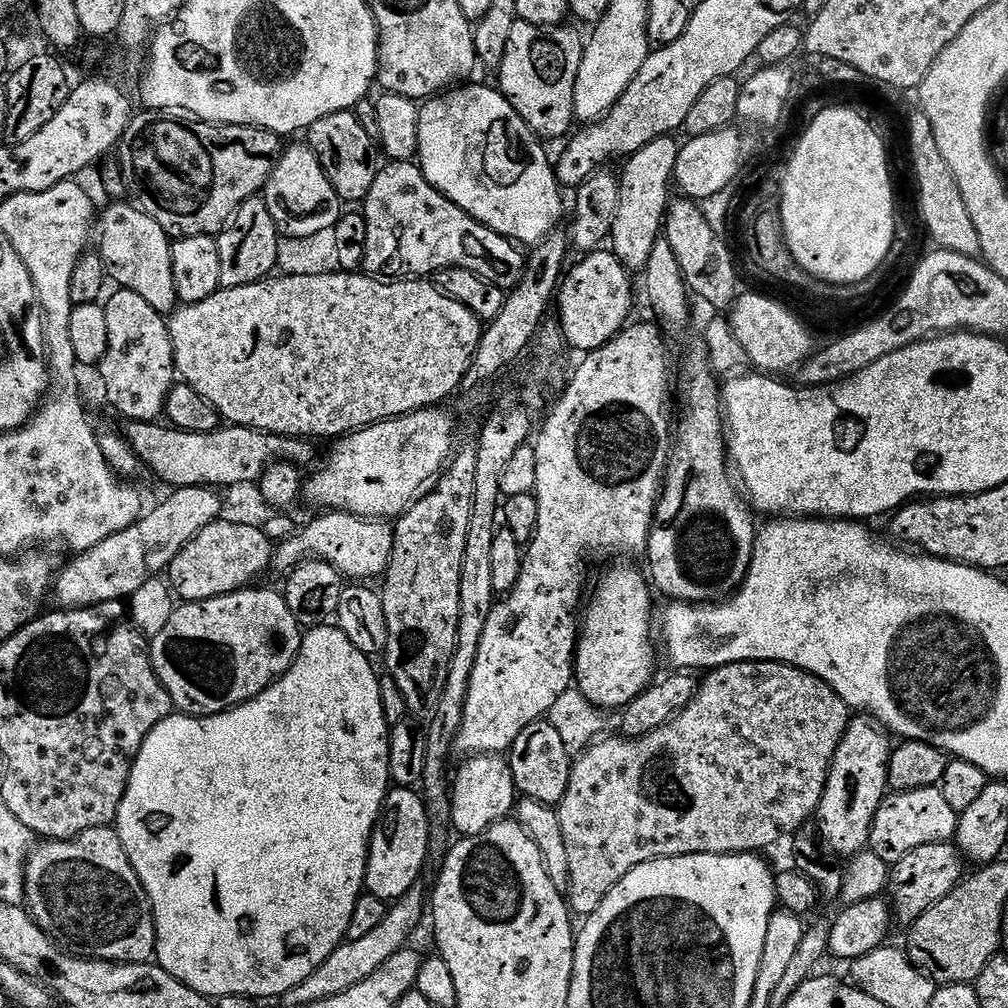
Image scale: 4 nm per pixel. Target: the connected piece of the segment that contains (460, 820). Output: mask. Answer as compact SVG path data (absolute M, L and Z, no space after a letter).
M476 754L460 768L456 776L456 789L452 792L452 824L464 836L476 836L487 832L491 824L503 820L518 803L516 779L512 777L512 765L500 754Z

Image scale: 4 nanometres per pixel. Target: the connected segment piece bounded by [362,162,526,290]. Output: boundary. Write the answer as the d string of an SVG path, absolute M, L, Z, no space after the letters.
M396 162L385 163L381 172L375 173L372 188L362 204L362 215L367 224L367 247L389 248L400 255L400 260L416 278L428 278L431 272L461 268L472 272L489 285L501 290L517 287L526 272L525 253L519 252L517 245L506 236L499 236L485 224L480 224L470 214L466 214L457 204L450 202L424 176L416 175L412 168L400 169Z

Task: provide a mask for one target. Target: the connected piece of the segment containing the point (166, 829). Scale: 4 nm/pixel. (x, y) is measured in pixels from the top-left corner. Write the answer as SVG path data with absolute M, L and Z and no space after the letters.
M337 626L337 627L336 627L336 628L335 628L335 630L333 630L333 631L332 631L332 632L312 632L312 631L311 631L311 630L308 630L308 631L305 631L305 632L304 632L304 633L303 633L303 636L302 636L302 639L301 639L301 641L300 641L300 654L299 654L299 656L297 656L297 658L296 658L296 661L294 661L294 662L293 662L293 664L292 664L292 669L291 669L291 670L290 670L290 671L288 671L288 672L286 672L286 673L284 673L284 675L283 675L283 676L281 676L281 677L280 677L280 679L279 679L279 680L277 680L277 681L276 681L276 683L274 683L274 684L271 684L271 686L269 686L269 688L268 688L268 689L266 689L266 691L265 691L265 692L259 692L259 694L257 694L257 696L256 696L256 697L255 697L255 698L254 698L254 699L253 699L253 700L250 700L250 701L248 701L248 703L247 703L247 704L241 704L241 705L239 705L239 706L237 706L237 707L235 707L235 708L233 708L233 709L231 709L231 710L229 710L229 711L227 711L227 712L225 712L225 713L223 713L223 714L220 714L220 715L217 715L217 716L216 716L216 717L215 717L215 718L197 718L197 717L195 717L195 716L190 716L190 715L187 715L187 714L169 714L169 715L167 715L167 716L165 716L165 717L163 717L163 718L162 718L162 719L160 719L160 721L159 721L159 722L158 722L158 726L154 726L154 727L153 727L153 728L152 728L152 729L151 729L151 730L150 730L150 734L149 734L149 735L148 735L148 737L147 737L147 738L146 738L146 742L142 742L142 746L141 746L141 747L140 747L140 749L139 749L139 750L138 750L138 754L137 754L137 755L136 755L136 759L135 759L135 760L133 760L133 761L132 761L132 763L131 763L131 765L130 765L130 767L129 767L129 770L128 770L128 782L127 782L127 784L125 784L125 785L124 785L124 795L123 795L123 796L121 796L121 797L120 797L120 803L119 803L119 804L117 804L117 805L116 805L116 811L115 811L115 813L114 813L114 831L115 831L115 834L116 834L116 836L117 836L117 838L119 838L119 839L120 839L120 841L121 841L121 842L122 842L122 846L123 846L123 847L124 847L124 849L125 849L125 850L126 850L126 858L130 858L130 866L131 866L131 867L132 867L132 868L133 868L133 870L134 870L134 871L136 871L136 878L137 878L137 881L138 881L138 883L139 883L139 885L140 885L140 887L141 887L141 889L142 889L142 892L143 892L143 895L144 895L144 896L145 896L145 897L146 897L146 900L147 900L147 903L148 903L148 900L149 900L149 902L150 902L150 903L152 903L152 920L153 920L153 922L154 922L154 923L156 923L156 960L157 960L157 962L158 962L158 963L160 963L160 964L161 964L161 966L162 966L162 967L164 967L164 968L161 968L161 969L163 969L163 971L164 971L164 972L165 972L165 973L167 973L167 975L169 975L169 976L171 976L171 977L172 977L172 979L174 979L174 980L178 980L178 981L180 981L180 983L181 983L181 984L185 984L185 985L186 985L186 986L187 986L187 987L188 987L188 988L190 988L190 989L192 989L192 991L194 991L194 992L197 992L197 994L198 994L198 995L199 995L199 996L202 996L202 997L205 997L205 998L217 998L217 997L216 997L216 996L253 996L253 998L254 998L254 999L256 999L256 1000L268 1000L268 999L270 999L270 998L271 998L271 996L280 996L280 998L284 998L284 997L287 997L287 995L288 995L288 993L289 993L289 992L293 992L293 990L294 990L294 989L295 989L295 988L297 988L297 987L298 987L298 985L300 985L300 984L301 984L301 983L302 983L302 982L306 982L306 978L310 978L310 974L314 974L314 973L315 973L315 972L316 972L316 971L317 971L317 970L318 970L318 966L322 966L322 962L326 962L326 958L330 958L330 954L334 954L334 950L335 950L335 949L336 949L336 948L338 948L338 947L340 947L340 945L341 945L341 944L343 944L343 943L345 943L345 940L346 940L346 937L347 937L347 934L348 934L348 927L349 927L349 926L350 926L350 922L351 922L351 921L352 921L352 915L353 915L353 914L354 914L354 910L355 910L355 909L356 909L356 906L357 906L357 904L359 904L359 903L360 903L360 901L361 901L361 899L362 899L362 889L363 889L363 888L364 888L364 871L365 871L365 870L366 870L366 866L367 866L367 865L368 865L368 844L369 844L369 842L370 842L370 841L371 841L371 840L372 840L372 828L373 828L373 826L375 826L375 825L376 825L376 819L377 819L377 818L378 818L378 817L379 817L379 816L380 816L380 810L381 810L381 808L383 808L383 806L384 806L384 799L386 799L386 797L387 797L387 796L388 796L388 794L389 794L389 791L390 791L390 773L389 773L389 770L388 770L388 753L389 753L389 751L390 751L390 747L389 747L389 733L390 733L390 725L389 725L389 723L388 723L388 720L387 720L387 716L386 716L386 714L385 714L385 713L384 713L384 703L383 703L383 702L382 702L382 694L381 694L381 693L380 693L380 681L381 681L381 677L380 677L380 676L379 676L379 675L377 675L377 676L376 676L376 672L375 672L375 670L374 670L374 669L372 669L372 664L373 664L373 661L372 661L372 660L371 660L371 659L370 659L370 658L369 658L369 656L367 656L367 655L366 655L366 654L362 654L362 650L358 650L358 649L357 649L357 648L356 648L356 647L355 647L355 646L354 646L354 642L350 642L350 638L346 638L346 634L345 634L345 633L344 633L344 631L343 631L343 630L341 630L341 628L340 628L340 627L339 627L339 626Z

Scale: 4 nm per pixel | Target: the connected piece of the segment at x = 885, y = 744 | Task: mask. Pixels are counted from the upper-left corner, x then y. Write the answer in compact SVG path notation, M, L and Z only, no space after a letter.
M859 713L849 719L848 728L832 759L828 782L814 817L819 834L835 855L844 855L845 858L857 855L871 841L876 811L888 788L888 766L894 751L890 739L891 735L884 731L876 716Z

